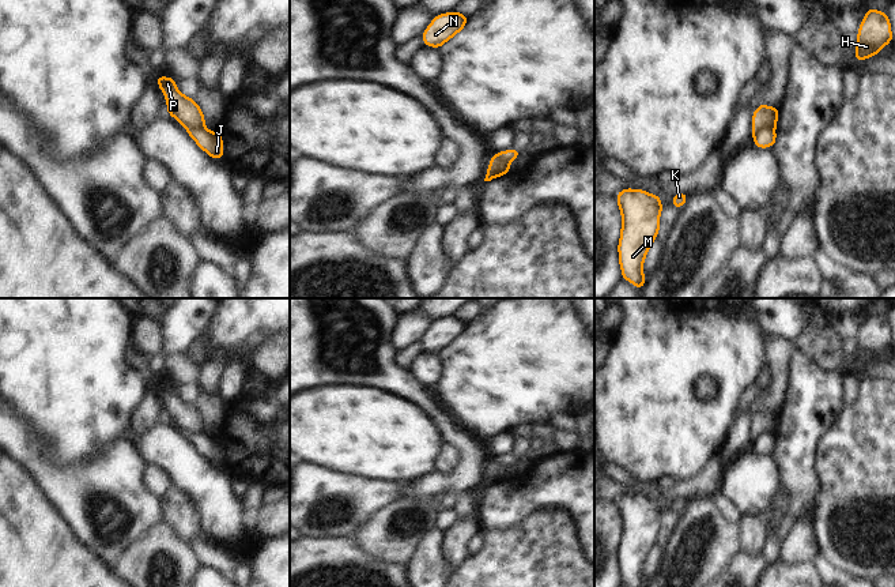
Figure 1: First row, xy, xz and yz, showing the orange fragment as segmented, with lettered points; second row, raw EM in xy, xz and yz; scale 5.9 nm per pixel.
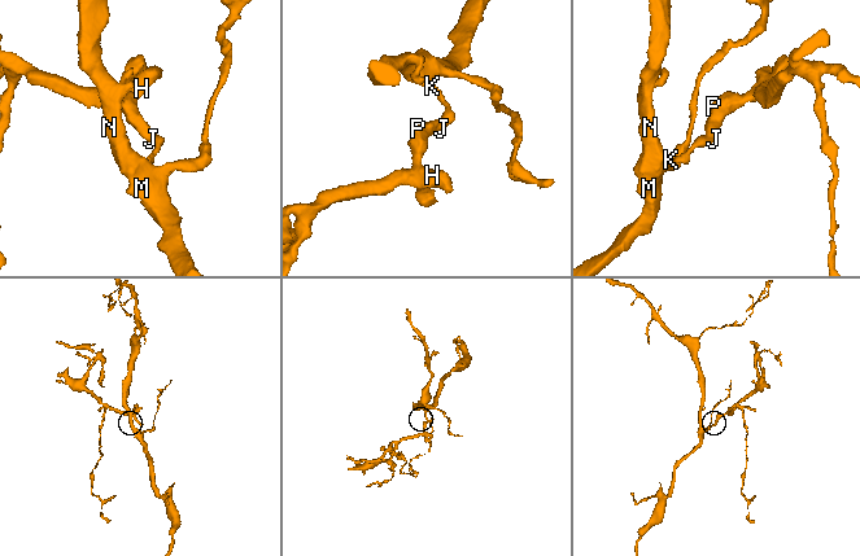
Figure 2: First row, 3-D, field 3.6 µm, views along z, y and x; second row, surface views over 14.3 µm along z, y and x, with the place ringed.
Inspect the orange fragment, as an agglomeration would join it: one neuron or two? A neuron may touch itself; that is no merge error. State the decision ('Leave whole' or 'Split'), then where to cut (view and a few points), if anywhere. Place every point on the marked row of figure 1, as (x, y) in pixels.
Split. Split along yz (774, 128), (765, 127), (752, 135).

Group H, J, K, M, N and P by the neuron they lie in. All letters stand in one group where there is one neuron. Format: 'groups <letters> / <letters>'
groups H P / J K M N

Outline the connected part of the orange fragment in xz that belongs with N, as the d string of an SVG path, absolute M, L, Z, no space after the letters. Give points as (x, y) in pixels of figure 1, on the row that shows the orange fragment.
M458 11L435 15L422 34L424 46L439 49L445 42L458 34L468 20L469 18Z

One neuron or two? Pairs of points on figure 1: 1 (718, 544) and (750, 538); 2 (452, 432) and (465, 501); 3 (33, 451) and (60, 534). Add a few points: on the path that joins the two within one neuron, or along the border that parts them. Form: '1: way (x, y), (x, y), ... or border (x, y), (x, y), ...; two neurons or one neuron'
1: border (739, 522), (740, 545), (743, 549); two neurons
2: border (467, 492), (459, 496); two neurons
3: border (29, 471), (68, 522); two neurons

